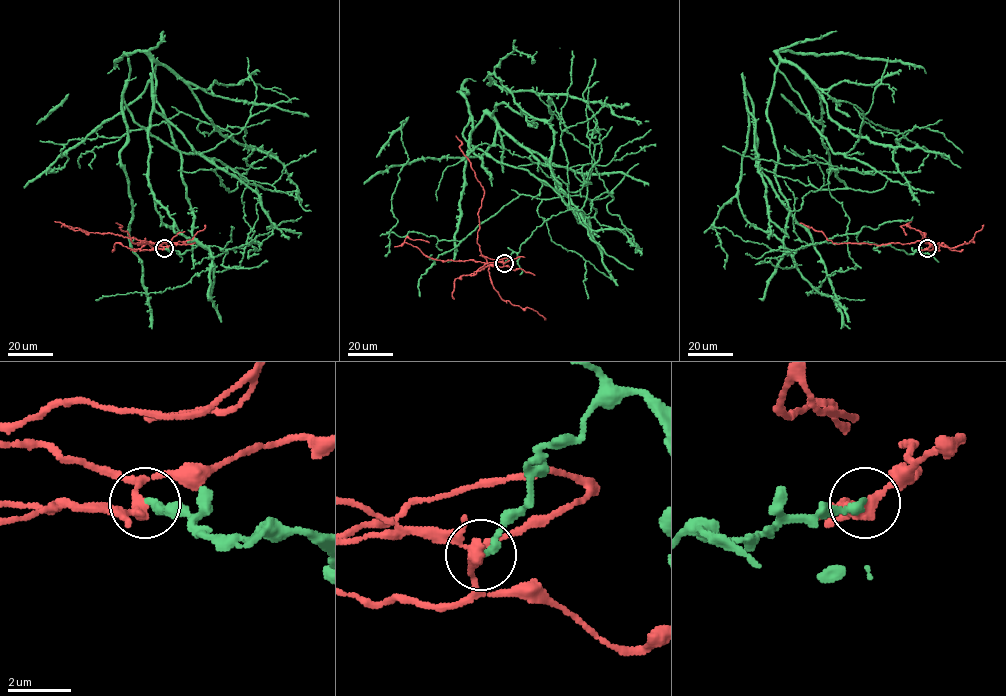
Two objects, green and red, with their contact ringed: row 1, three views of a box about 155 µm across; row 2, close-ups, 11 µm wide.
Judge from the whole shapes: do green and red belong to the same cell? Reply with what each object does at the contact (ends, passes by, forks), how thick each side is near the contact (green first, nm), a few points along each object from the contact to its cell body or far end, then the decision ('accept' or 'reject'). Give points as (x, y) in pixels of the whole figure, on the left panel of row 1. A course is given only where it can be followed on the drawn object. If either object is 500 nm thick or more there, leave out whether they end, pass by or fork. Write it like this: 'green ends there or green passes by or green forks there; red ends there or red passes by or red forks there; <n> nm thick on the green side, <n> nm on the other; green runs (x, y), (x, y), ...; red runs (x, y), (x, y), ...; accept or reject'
green ends there; red passes by; 260 nm thick on the green side, 320 nm on the other; green runs (164, 248), (272, 232), (194, 237), (153, 62), (251, 230), (239, 266), (97, 299); red runs (164, 248), (148, 241), (141, 241), (138, 245), (144, 243), (133, 243), (127, 231), (116, 223); reject

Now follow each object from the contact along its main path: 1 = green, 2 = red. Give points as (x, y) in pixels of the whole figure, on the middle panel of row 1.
1: (504, 263), (612, 195), (553, 113), (492, 116), (580, 209), (587, 164), (570, 192), (485, 143), (437, 201)
2: (504, 263), (501, 267), (492, 266), (476, 242), (478, 212), (484, 190), (456, 136)

